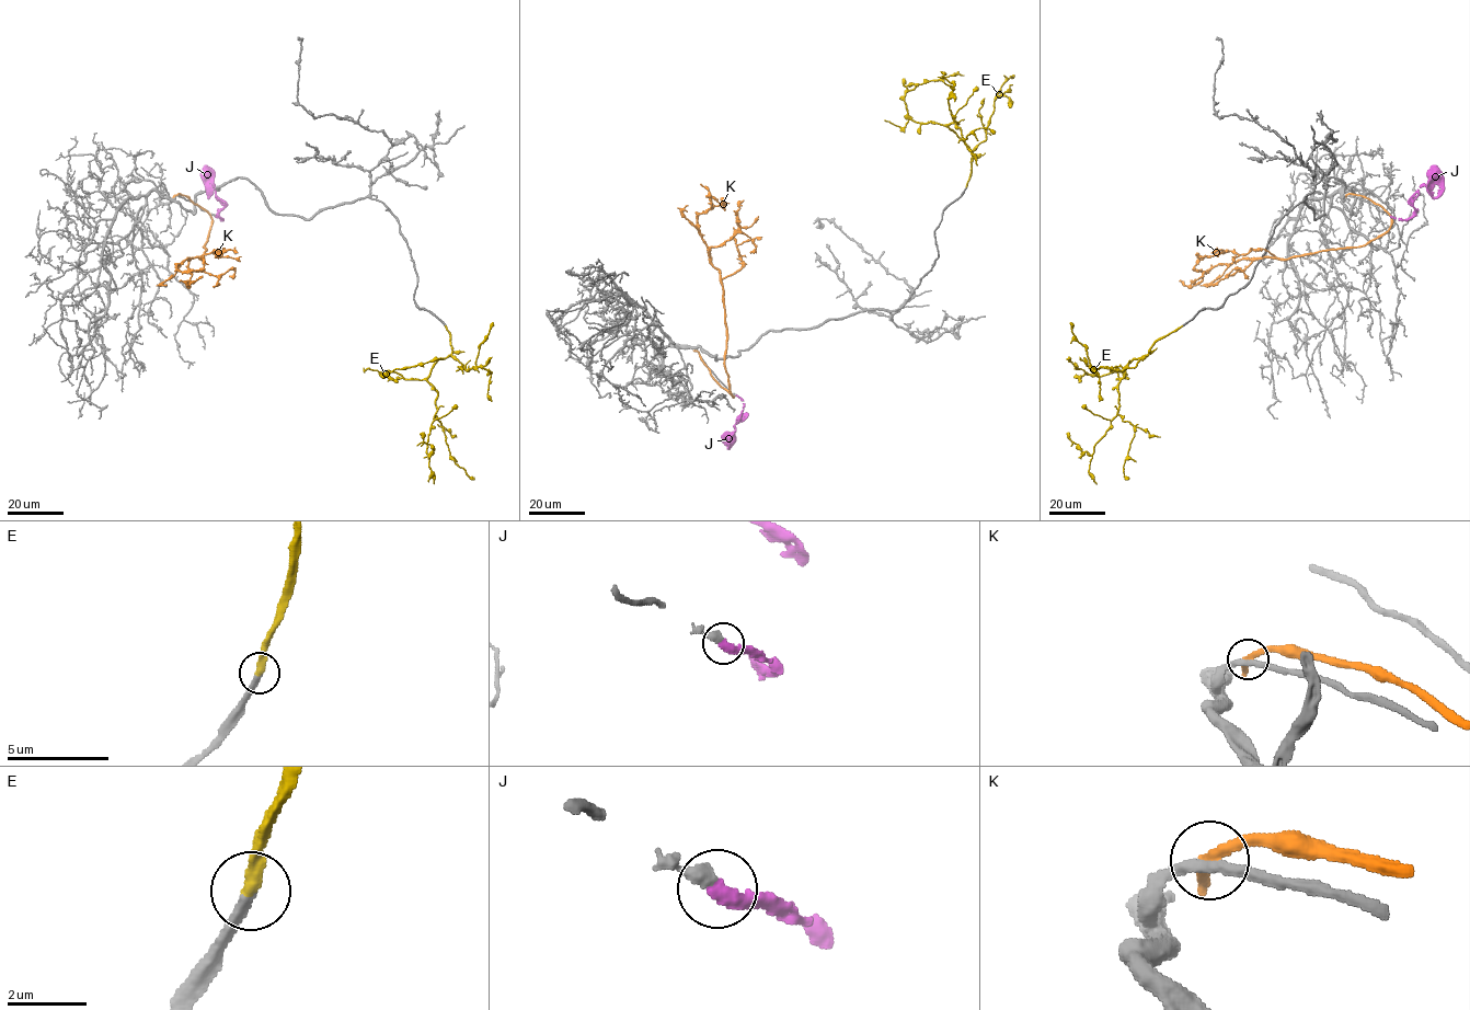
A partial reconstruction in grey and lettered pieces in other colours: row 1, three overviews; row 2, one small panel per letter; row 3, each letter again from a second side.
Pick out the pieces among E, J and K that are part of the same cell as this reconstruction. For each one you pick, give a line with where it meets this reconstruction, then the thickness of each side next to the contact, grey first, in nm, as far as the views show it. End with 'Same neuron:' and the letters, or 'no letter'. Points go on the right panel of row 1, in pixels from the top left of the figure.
E: contact (1182, 326); calibres 280 and 300 nm
J: contact (1390, 216); calibres 380 and 360 nm
Same neuron: E, J

